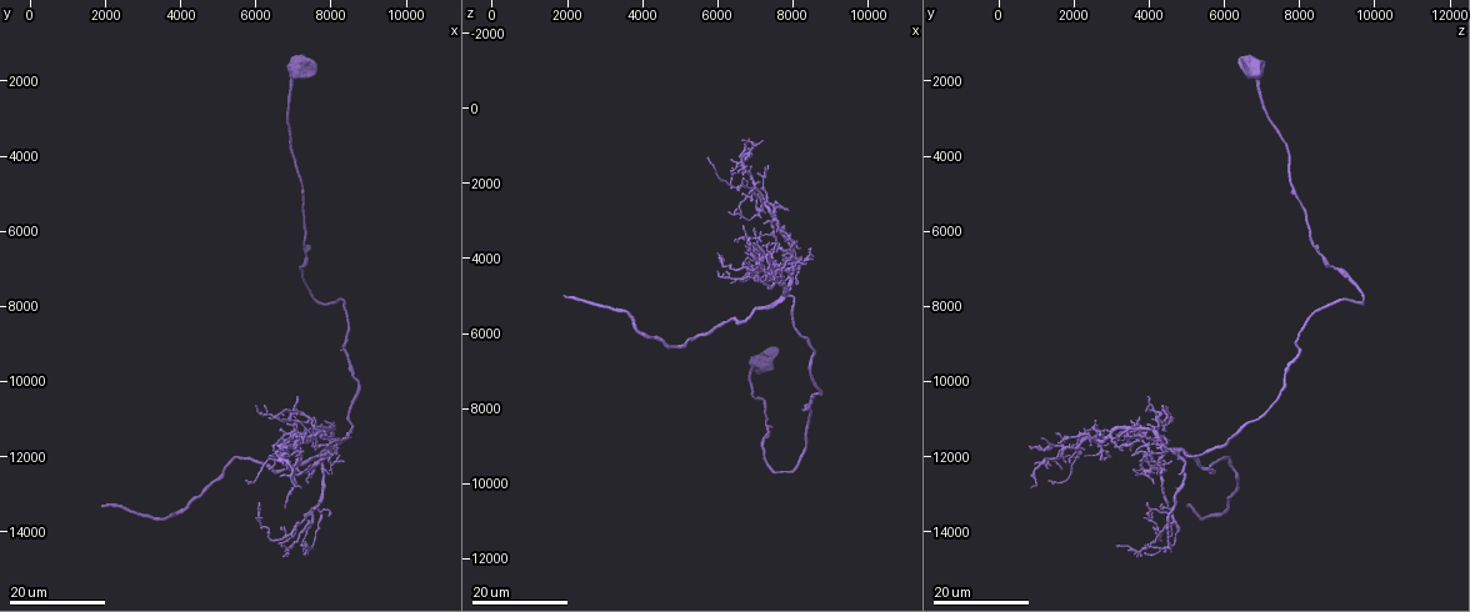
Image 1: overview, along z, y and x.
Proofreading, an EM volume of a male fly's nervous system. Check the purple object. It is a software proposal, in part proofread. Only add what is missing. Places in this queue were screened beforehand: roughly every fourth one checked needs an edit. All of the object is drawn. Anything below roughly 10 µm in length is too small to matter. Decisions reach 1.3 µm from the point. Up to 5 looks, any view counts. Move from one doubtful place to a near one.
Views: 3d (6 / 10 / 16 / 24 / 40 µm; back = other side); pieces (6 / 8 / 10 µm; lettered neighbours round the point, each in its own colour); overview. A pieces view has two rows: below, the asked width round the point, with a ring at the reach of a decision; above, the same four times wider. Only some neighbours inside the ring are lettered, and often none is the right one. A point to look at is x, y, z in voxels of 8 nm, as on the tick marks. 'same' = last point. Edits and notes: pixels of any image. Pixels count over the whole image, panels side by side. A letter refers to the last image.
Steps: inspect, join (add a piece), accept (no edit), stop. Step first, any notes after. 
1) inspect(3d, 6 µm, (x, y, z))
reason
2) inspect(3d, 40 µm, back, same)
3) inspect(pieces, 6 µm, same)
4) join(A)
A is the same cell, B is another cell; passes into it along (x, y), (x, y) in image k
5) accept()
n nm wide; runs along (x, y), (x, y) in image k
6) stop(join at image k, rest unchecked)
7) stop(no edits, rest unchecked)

inspect(3d, 16 µm, (8150, 11500, 3800))

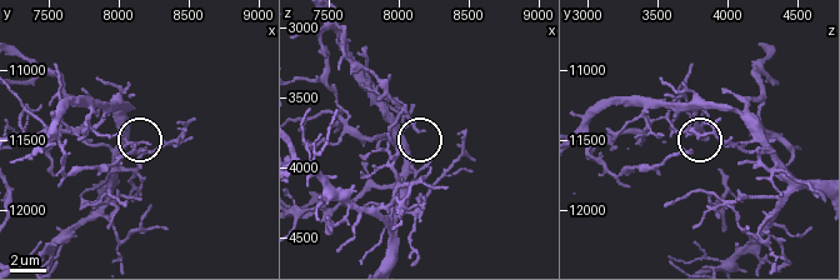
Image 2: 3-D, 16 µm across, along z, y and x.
inspect(pieces, 10 µm, (8180, 11580, 3760))

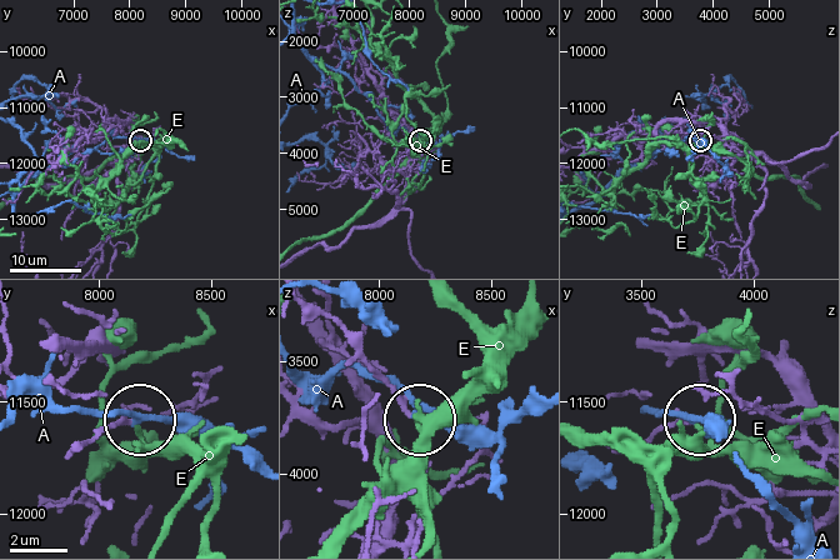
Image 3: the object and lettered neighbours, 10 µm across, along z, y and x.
accept()
A and E are other cells; runs along (73, 446), (135, 418) in image 3; no lettered piece goes on from it

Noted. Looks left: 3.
inspect(3d, 16 µm, (7100, 12450, 3650))
thin end

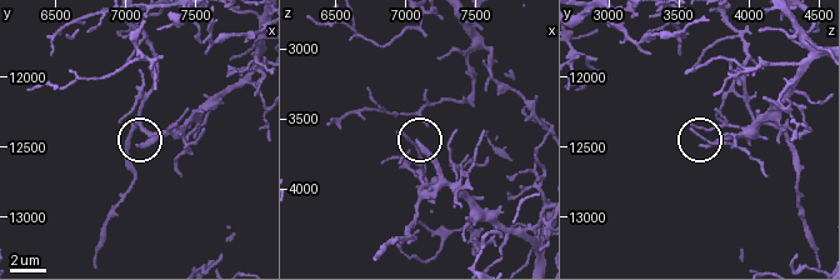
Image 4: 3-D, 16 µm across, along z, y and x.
inspect(pieces, 10 µm, (7100, 12520, 3700))
see the neighbours

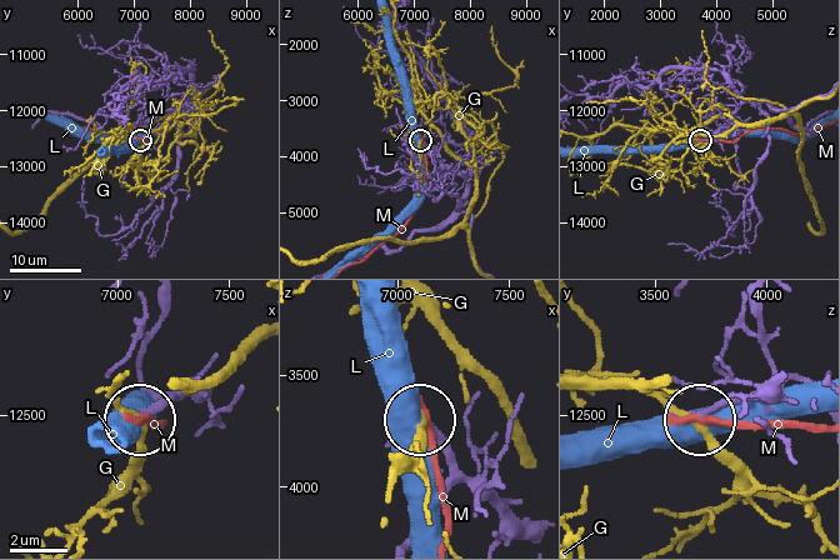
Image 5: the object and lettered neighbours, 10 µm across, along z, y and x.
accept()
G, L and M are other cells; no lettered piece goes on from it

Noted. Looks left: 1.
stop(no edits, rest unchecked)

